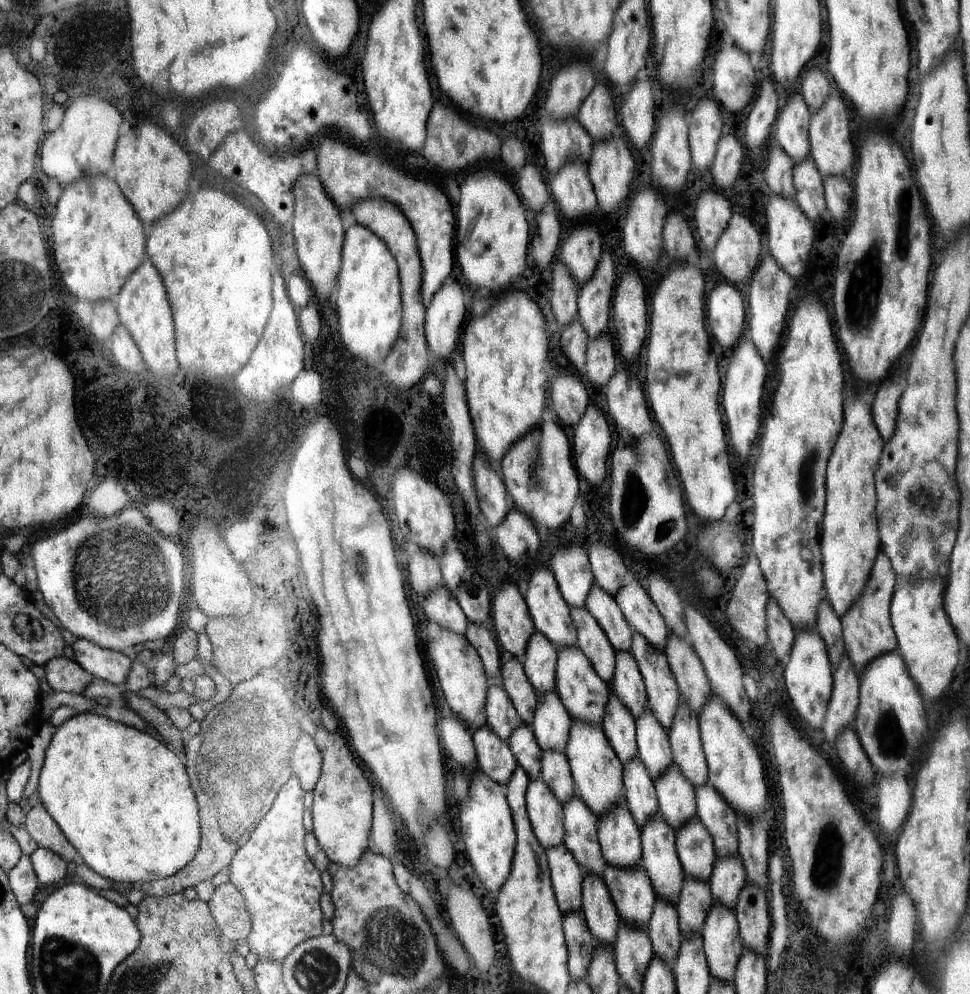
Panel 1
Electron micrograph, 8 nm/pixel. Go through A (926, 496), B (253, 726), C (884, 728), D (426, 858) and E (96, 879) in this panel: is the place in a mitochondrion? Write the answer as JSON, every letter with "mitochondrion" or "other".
{"A":"mitochondrion","B":"mitochondrion","C":"mitochondrion","D":"other","E":"other"}

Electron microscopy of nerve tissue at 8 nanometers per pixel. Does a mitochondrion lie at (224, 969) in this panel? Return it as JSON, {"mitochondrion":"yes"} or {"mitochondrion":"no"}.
{"mitochondrion":"no"}

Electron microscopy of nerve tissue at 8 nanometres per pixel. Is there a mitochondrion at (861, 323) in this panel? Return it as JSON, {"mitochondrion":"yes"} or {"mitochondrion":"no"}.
{"mitochondrion":"yes"}

